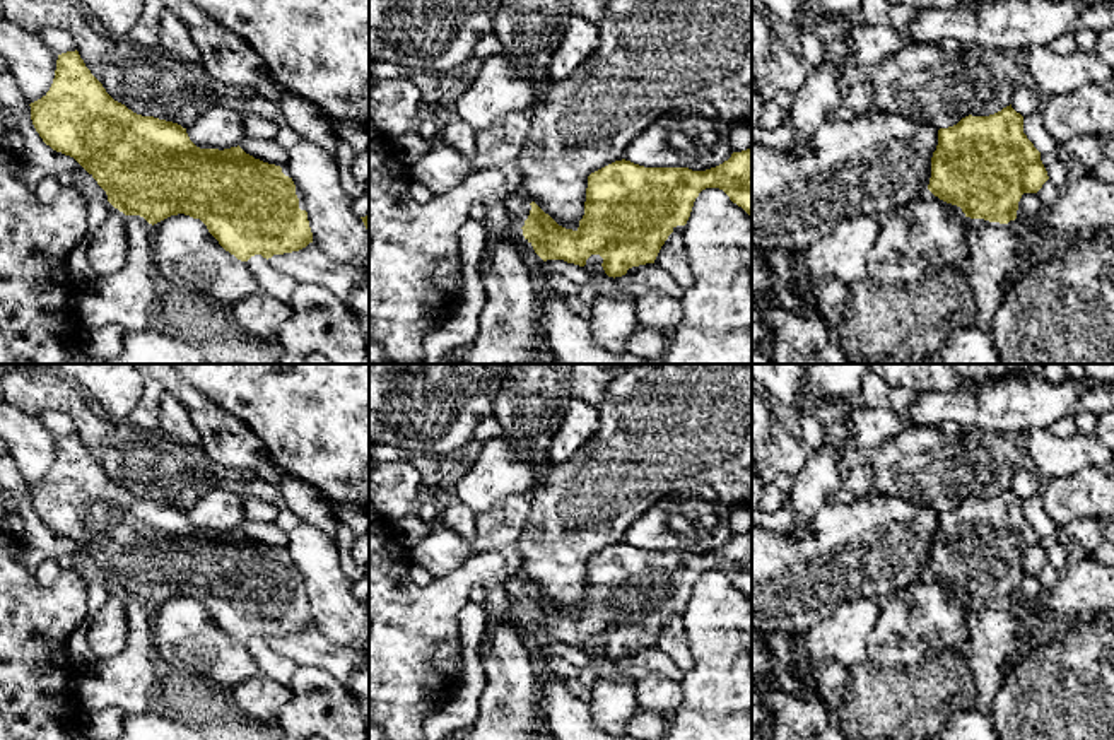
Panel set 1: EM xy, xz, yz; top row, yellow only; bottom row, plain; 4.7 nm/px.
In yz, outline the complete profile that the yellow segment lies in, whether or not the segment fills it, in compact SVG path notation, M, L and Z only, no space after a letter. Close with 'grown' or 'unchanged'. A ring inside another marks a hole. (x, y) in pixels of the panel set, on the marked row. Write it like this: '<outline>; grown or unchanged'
M1011 104L989 116L965 116L938 130L928 190L962 208L965 217L1008 224L1017 219L1023 193L1037 193L1049 179L1041 152L1023 133L1023 116Z; unchanged

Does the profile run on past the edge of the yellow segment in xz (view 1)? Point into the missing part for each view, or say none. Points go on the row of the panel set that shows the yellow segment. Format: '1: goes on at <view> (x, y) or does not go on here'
1: does not go on here

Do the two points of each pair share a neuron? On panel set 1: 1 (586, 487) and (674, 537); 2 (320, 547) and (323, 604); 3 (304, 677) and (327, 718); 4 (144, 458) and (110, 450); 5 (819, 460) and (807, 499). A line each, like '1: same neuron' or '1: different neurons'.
1: different neurons
2: same neuron
3: same neuron
4: same neuron
5: same neuron

